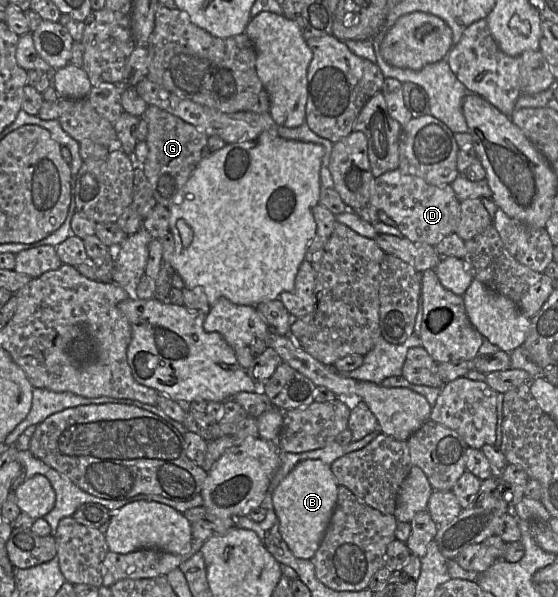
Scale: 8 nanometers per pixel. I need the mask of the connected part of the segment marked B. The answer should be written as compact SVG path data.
M304 460L273 491L279 531L294 556L311 560L315 555L336 507L338 486L331 466L321 460Z

